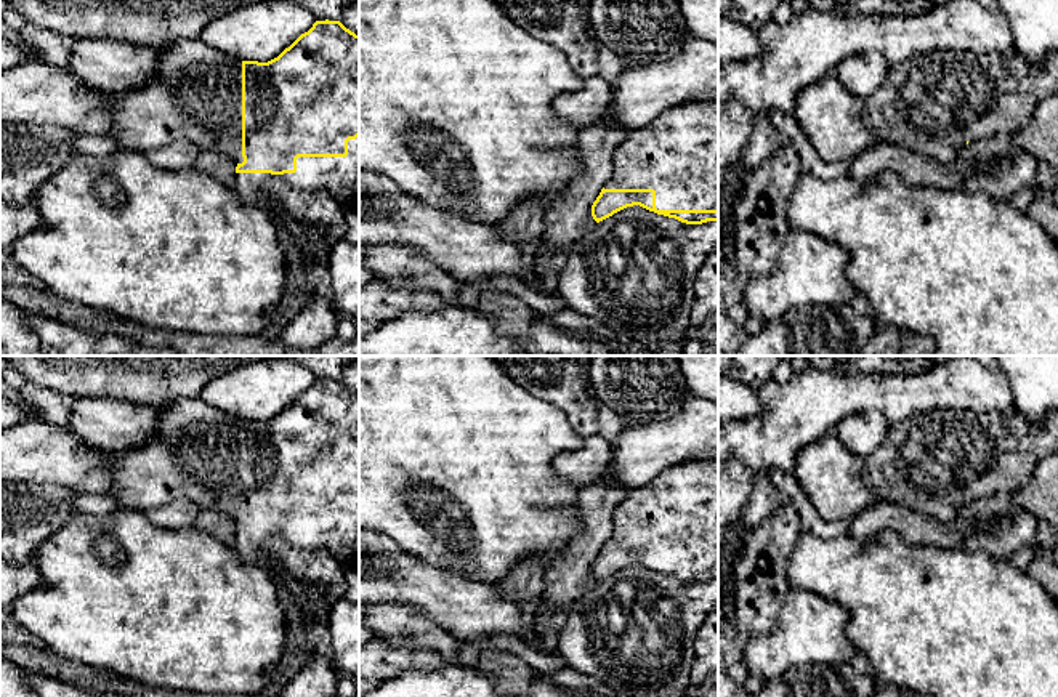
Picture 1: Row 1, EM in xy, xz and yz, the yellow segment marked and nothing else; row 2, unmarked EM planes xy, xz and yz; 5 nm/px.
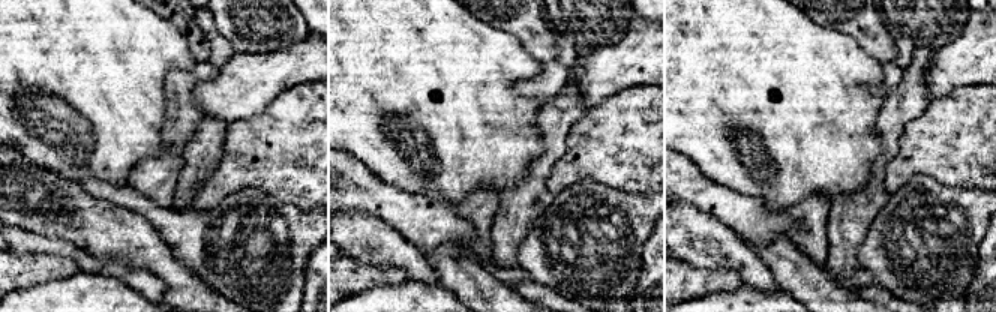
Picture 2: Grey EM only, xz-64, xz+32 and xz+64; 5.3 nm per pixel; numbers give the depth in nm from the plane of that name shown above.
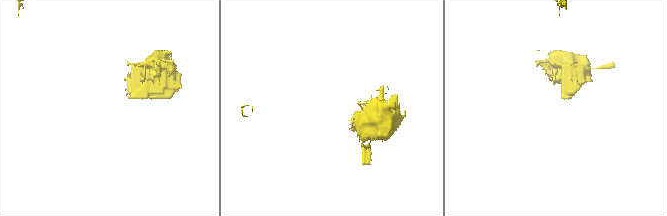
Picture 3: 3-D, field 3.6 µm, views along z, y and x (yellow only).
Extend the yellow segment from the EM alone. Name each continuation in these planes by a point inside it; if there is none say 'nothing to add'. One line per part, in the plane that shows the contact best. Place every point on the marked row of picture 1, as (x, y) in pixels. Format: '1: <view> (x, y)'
1: xz (677, 154)

